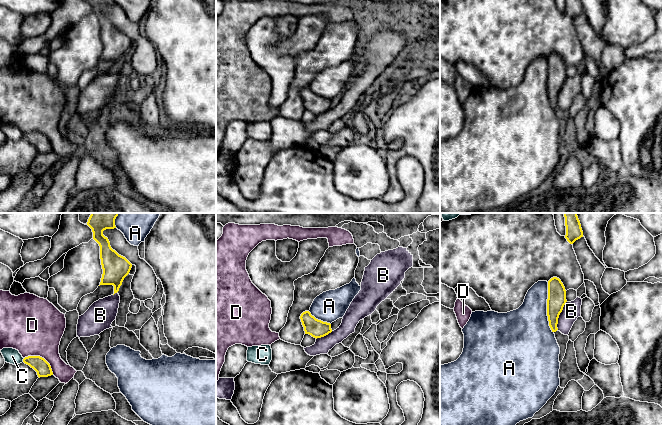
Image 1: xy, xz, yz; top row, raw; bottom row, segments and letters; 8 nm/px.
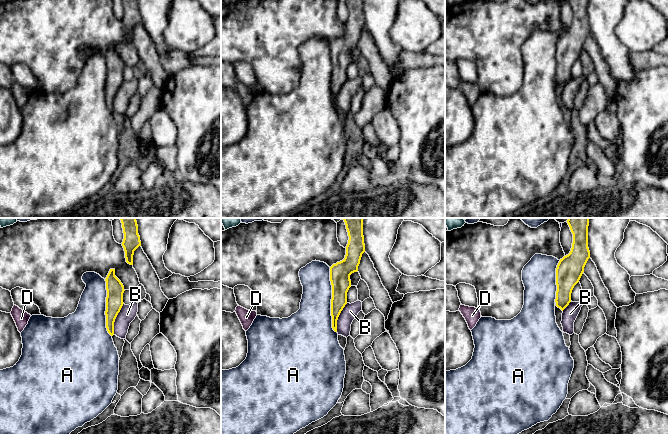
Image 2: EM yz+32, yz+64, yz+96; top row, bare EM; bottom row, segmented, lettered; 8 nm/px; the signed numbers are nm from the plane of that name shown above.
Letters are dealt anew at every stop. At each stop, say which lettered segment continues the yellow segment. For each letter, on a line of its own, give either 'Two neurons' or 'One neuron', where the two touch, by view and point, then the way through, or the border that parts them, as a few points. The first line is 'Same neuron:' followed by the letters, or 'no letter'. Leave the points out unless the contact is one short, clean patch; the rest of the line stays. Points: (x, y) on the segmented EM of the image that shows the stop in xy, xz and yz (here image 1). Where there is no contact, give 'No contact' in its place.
Same neuron: no letter
A: Two neurons. Touches yellow at yz (547, 307)
B: Two neurons. Touches yellow at yz (559, 314). Boundary: yz (566, 301), (558, 318), (557, 329)
C: Two neurons. Touches yellow at xy (23, 360)
D: Two neurons. Touches yellow at xy (41, 357)

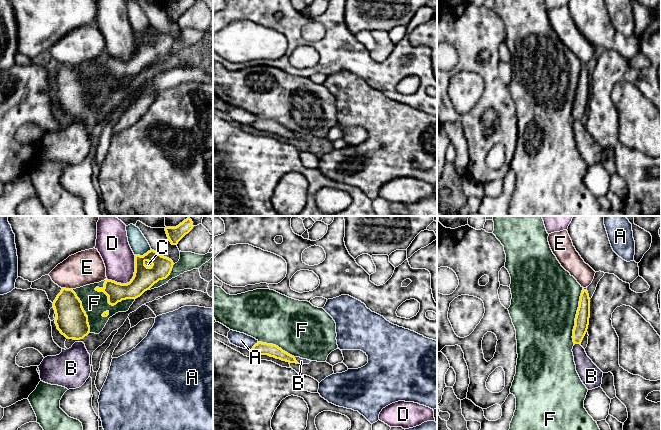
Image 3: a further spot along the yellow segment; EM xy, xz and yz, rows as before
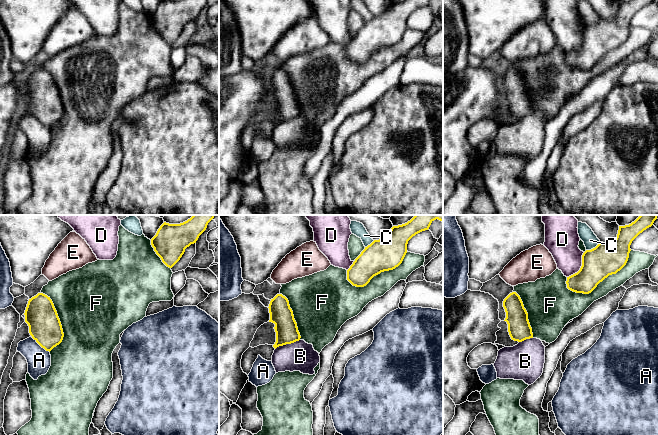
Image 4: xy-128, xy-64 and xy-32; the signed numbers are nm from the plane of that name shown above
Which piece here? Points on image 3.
Same neuron: no letter
A: Two neurons. Touches yellow at xz (254, 345)
B: Two neurons. Touches yellow at xz (295, 360). Boundary: xz (294, 357), (299, 363)
C: Two neurons. Touches yellow at xy (144, 254). Boundary: xy (151, 249), (142, 255), (135, 255)
D: Two neurons. Touches yellow at xy (131, 279). Boundary: xy (135, 255), (134, 275), (128, 282), (117, 283), (108, 280)
E: Two neurons. Touches yellow at xy (67, 289). Boundary: xy (62, 287), (71, 289)
F: Two neurons. Touches yellow at xy (112, 305)

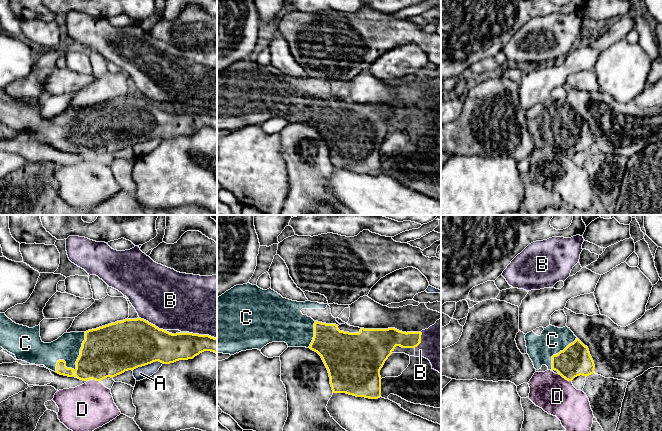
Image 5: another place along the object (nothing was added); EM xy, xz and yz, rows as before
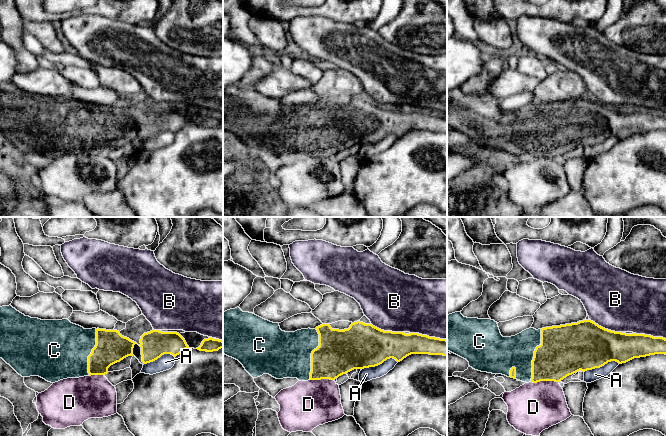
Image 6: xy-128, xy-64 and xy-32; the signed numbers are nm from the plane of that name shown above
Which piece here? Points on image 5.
Same neuron: C
A: Two neurons. Touches yellow at xy (147, 364). Boundary: xy (163, 363), (153, 361), (132, 370)
B: Two neurons. Touches yellow at xy (152, 324)
C: One neuron. Touches yellow at xy (76, 365)
D: Two neurons. Touches yellow at yz (565, 378). Boundary: yz (558, 374), (571, 381)

